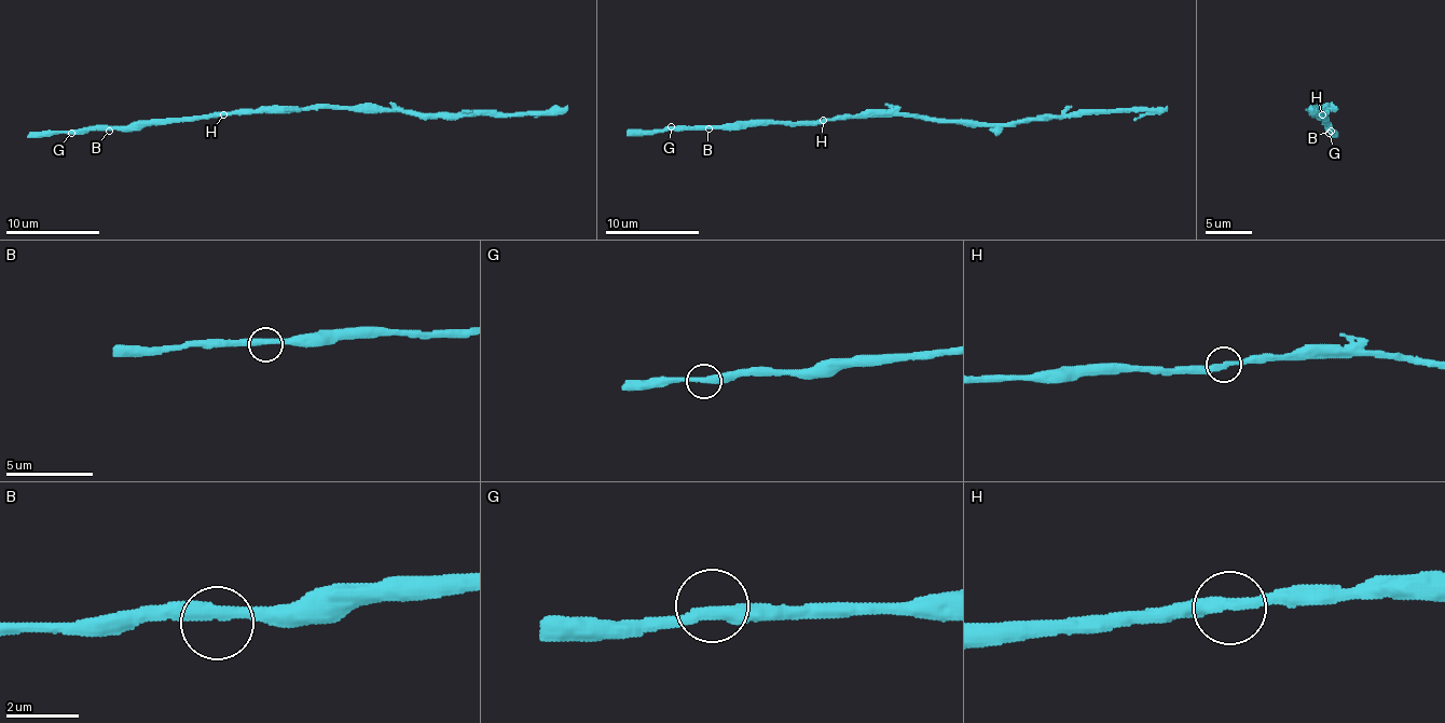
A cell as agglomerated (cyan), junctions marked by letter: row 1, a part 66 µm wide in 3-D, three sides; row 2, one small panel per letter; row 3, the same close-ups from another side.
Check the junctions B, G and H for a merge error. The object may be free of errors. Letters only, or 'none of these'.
none of these

